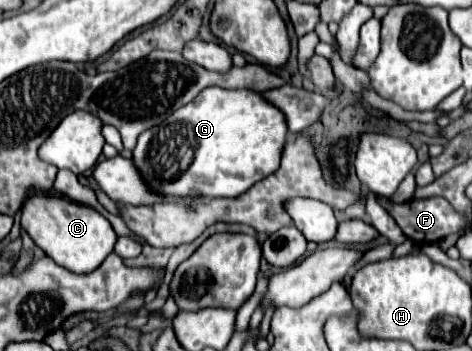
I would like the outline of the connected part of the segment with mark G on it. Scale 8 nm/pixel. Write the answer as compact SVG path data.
M206 87L190 105L174 111L166 121L146 129L138 137L134 149L134 163L146 183L158 193L200 195L200 197L238 197L254 183L274 173L280 165L280 153L286 143L286 117L278 107L266 103L256 91L226 91L222 87Z

